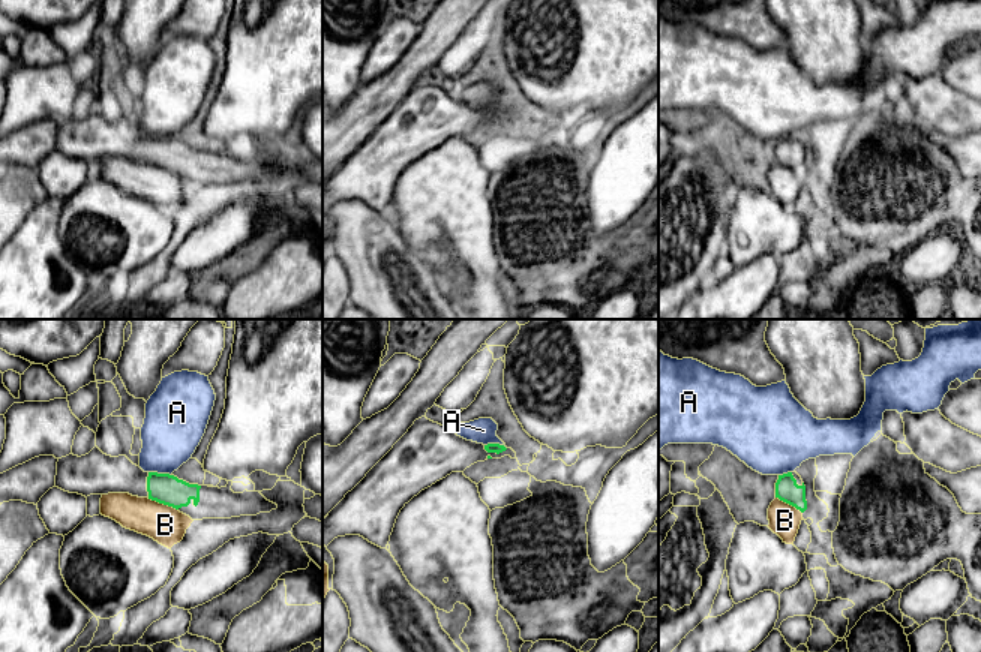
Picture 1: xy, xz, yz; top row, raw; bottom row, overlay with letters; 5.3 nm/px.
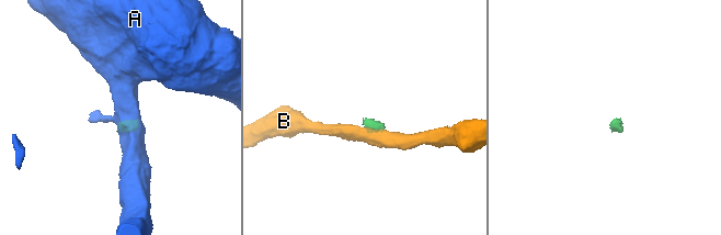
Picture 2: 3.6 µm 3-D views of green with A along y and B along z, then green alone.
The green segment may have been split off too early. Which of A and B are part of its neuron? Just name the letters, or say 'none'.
none

